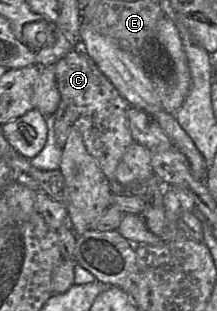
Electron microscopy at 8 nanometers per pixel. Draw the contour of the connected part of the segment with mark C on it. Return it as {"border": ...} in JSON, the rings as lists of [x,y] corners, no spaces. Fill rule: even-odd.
{"border":[[[82,48],[72,50],[56,63],[55,76],[61,101],[72,110],[72,126],[80,131],[87,151],[94,157],[106,178],[109,181],[114,180],[115,170],[126,148],[134,142],[127,119],[130,104]]]}

